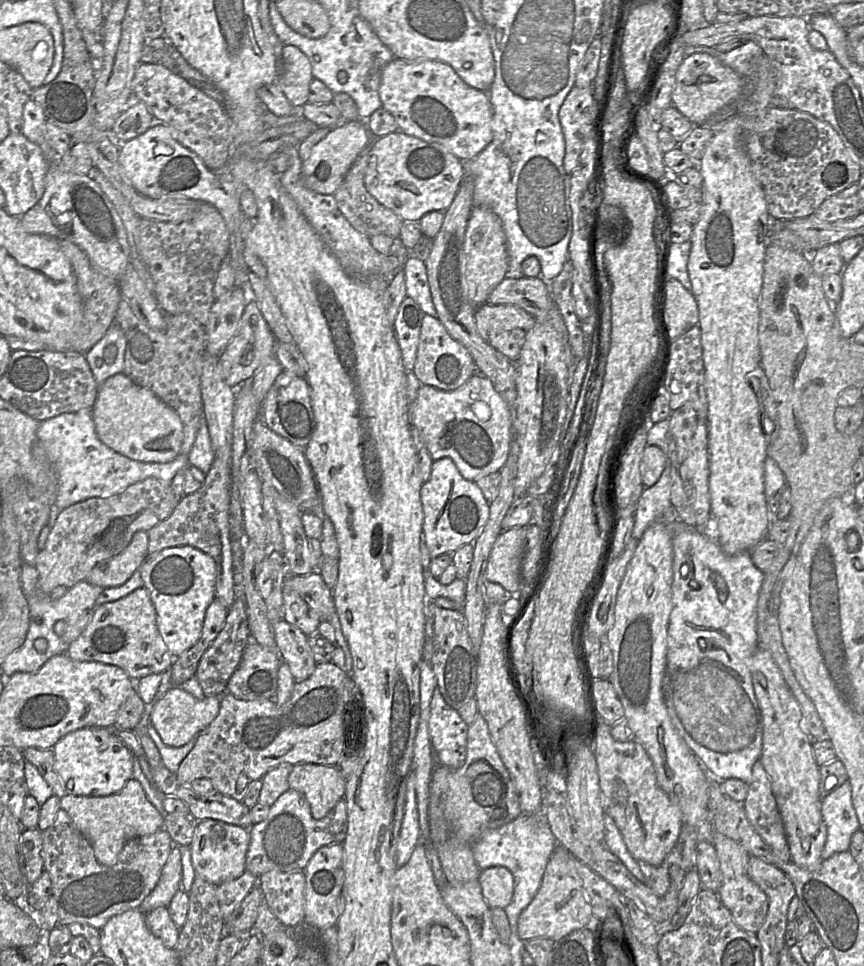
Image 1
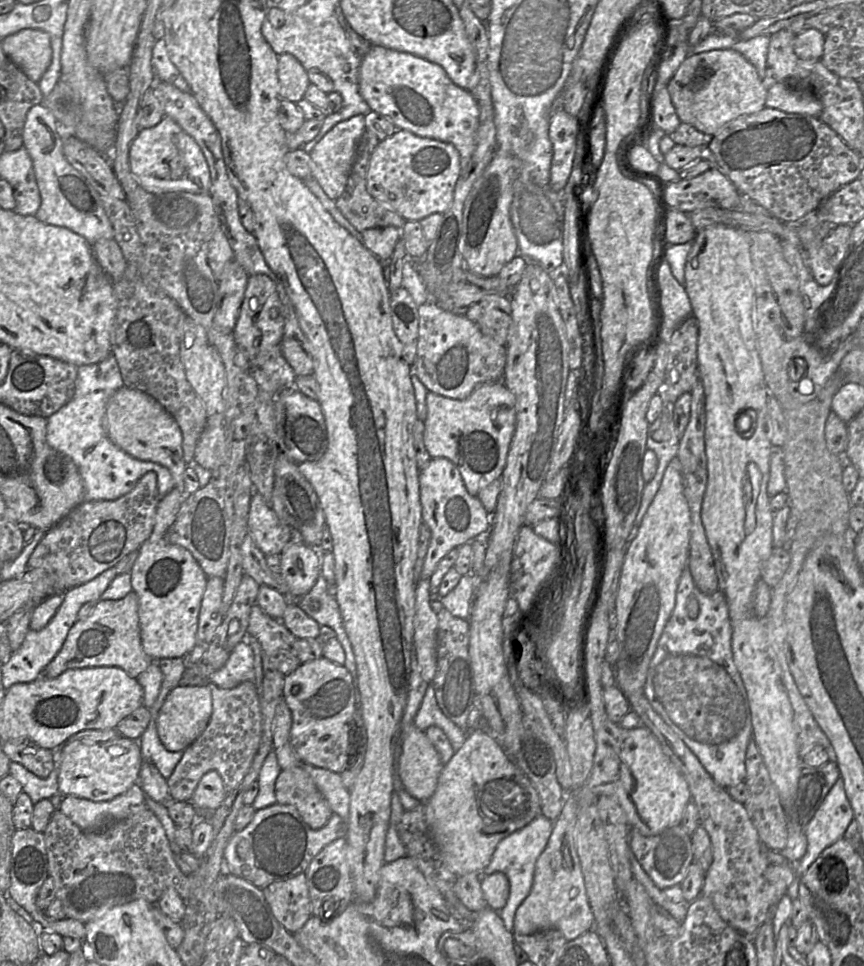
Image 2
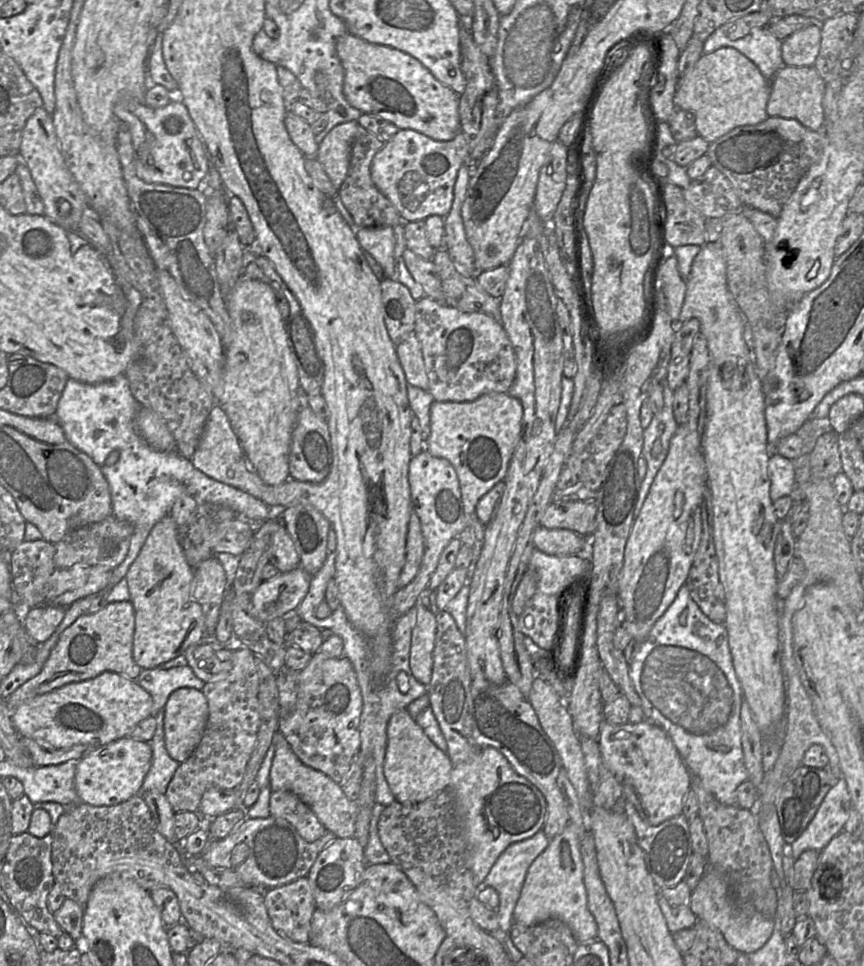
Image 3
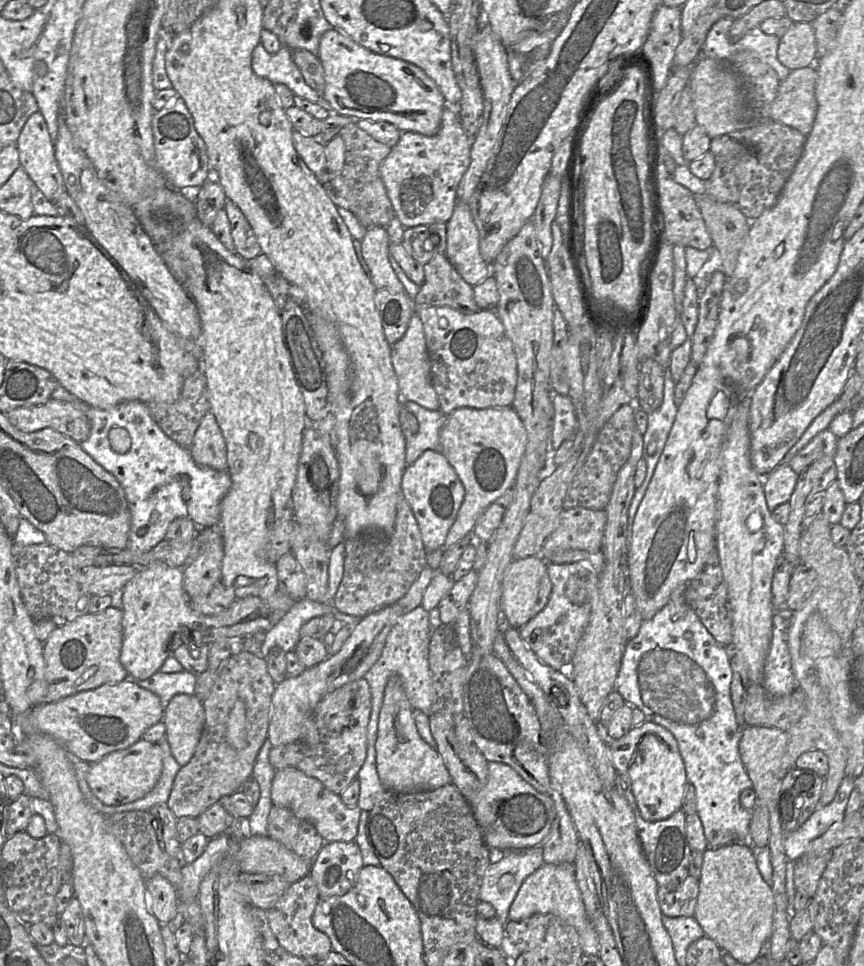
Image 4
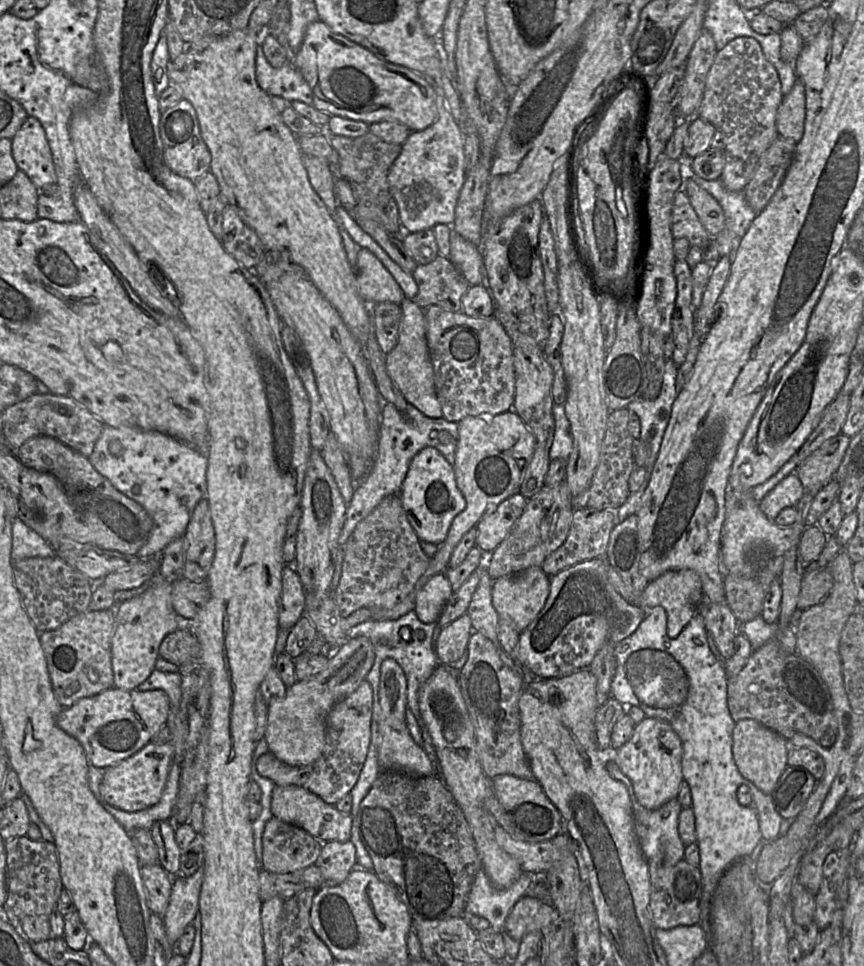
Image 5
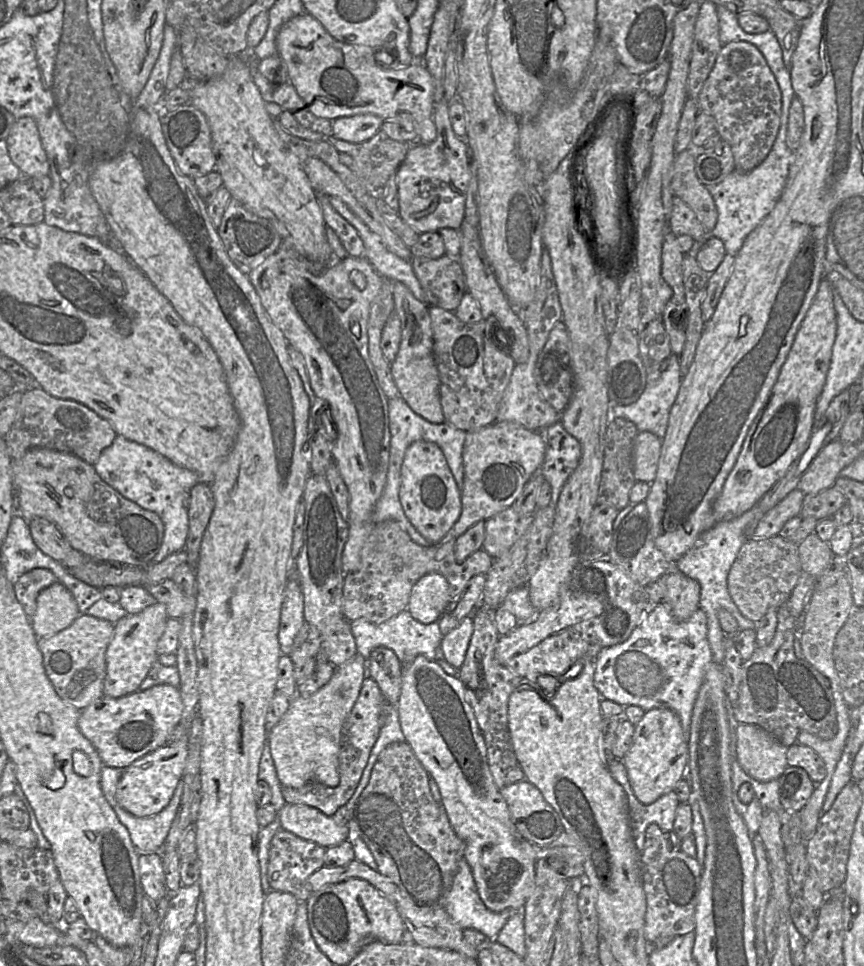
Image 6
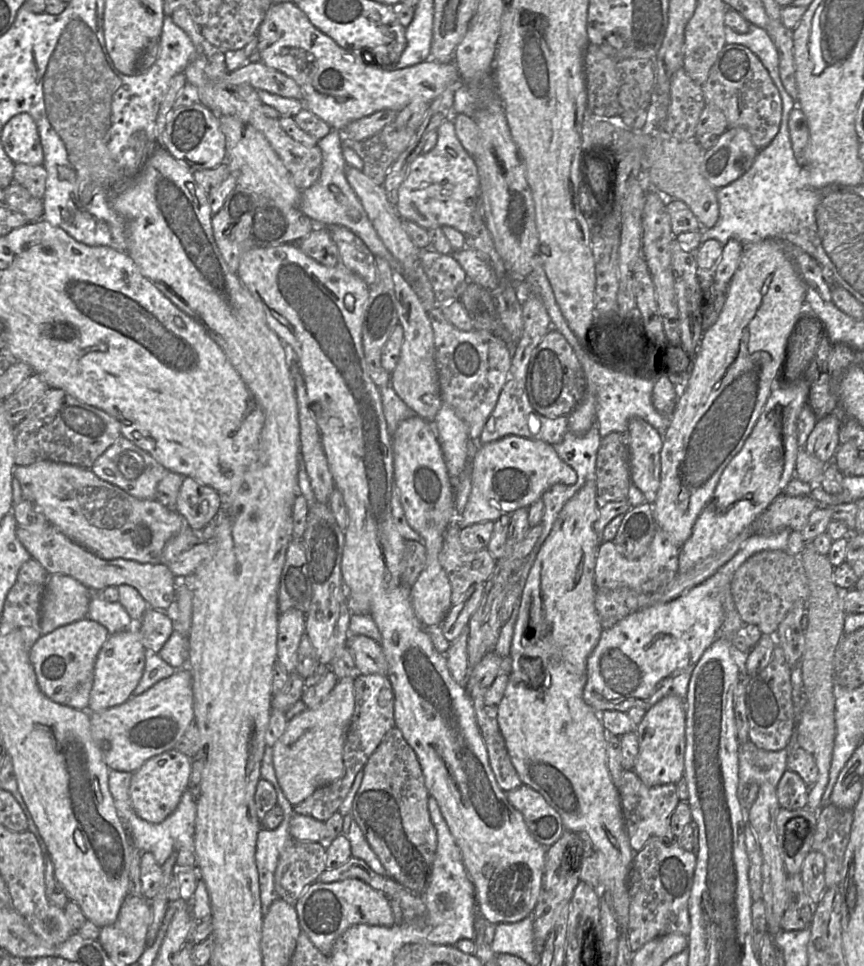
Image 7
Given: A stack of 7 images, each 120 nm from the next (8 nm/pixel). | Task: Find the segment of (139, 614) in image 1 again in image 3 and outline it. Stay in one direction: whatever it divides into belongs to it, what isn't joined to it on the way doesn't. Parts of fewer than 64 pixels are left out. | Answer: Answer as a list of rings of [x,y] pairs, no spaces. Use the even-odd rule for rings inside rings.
[[[130,600],[127,601],[119,601],[119,602],[109,602],[105,607],[97,611],[96,613],[84,613],[80,617],[78,617],[70,626],[68,626],[60,635],[58,642],[52,649],[47,661],[45,662],[43,668],[41,671],[34,676],[33,678],[27,680],[23,685],[21,685],[16,691],[14,691],[8,698],[4,698],[6,700],[6,705],[11,711],[12,716],[12,710],[16,709],[19,705],[24,703],[25,701],[28,701],[29,699],[32,699],[38,695],[42,695],[45,693],[48,693],[50,691],[53,691],[55,689],[58,689],[66,684],[73,683],[73,682],[79,682],[84,681],[88,679],[92,679],[99,674],[101,674],[104,671],[113,671],[117,672],[119,674],[122,674],[130,679],[137,680],[138,675],[143,670],[133,659],[133,639],[134,639],[134,631],[135,631],[135,609],[134,605]]]

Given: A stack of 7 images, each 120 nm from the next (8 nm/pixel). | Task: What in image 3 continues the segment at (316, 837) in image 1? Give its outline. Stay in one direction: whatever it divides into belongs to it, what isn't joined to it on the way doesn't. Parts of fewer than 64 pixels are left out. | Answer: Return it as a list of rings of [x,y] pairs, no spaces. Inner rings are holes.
[[[270,815],[266,818],[246,818],[234,827],[226,837],[211,839],[200,855],[214,867],[232,870],[247,886],[269,889],[307,876],[319,853],[335,839],[336,836],[326,830],[318,840],[307,842],[287,820]],[[241,842],[248,845],[250,854],[240,865],[233,865],[231,861],[232,850]]]

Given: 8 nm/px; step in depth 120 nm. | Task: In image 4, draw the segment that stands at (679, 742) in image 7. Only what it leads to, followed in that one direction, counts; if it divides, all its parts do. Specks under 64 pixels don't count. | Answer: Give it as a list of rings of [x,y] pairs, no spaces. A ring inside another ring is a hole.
[[[646,720],[620,739],[607,739],[607,747],[617,774],[629,779],[643,819],[665,820],[681,809],[688,781],[677,740],[668,729]]]

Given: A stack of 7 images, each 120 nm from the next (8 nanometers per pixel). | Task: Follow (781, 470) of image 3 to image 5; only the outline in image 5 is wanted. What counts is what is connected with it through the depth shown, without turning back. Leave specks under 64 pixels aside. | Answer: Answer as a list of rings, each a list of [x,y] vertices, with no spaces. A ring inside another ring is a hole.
[[[791,473],[781,480],[760,502],[765,516],[775,521],[779,512],[786,507],[795,507],[804,495],[804,488],[796,475]]]

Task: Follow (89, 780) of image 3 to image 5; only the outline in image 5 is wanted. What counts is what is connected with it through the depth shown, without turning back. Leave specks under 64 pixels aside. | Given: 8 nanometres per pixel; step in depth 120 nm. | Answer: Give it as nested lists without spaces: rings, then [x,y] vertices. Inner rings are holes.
[[[171,740],[165,744],[149,742],[132,756],[104,769],[100,785],[102,798],[114,807],[134,812],[156,804],[164,791],[171,764],[175,761],[175,747]]]

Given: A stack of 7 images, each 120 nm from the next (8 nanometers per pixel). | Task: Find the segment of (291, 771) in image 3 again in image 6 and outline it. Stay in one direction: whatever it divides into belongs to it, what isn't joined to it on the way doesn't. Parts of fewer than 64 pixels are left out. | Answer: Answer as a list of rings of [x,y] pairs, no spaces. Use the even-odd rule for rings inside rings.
[[[285,803],[279,819],[282,829],[324,848],[340,844],[349,835],[347,825],[337,824],[331,816],[305,804]]]

